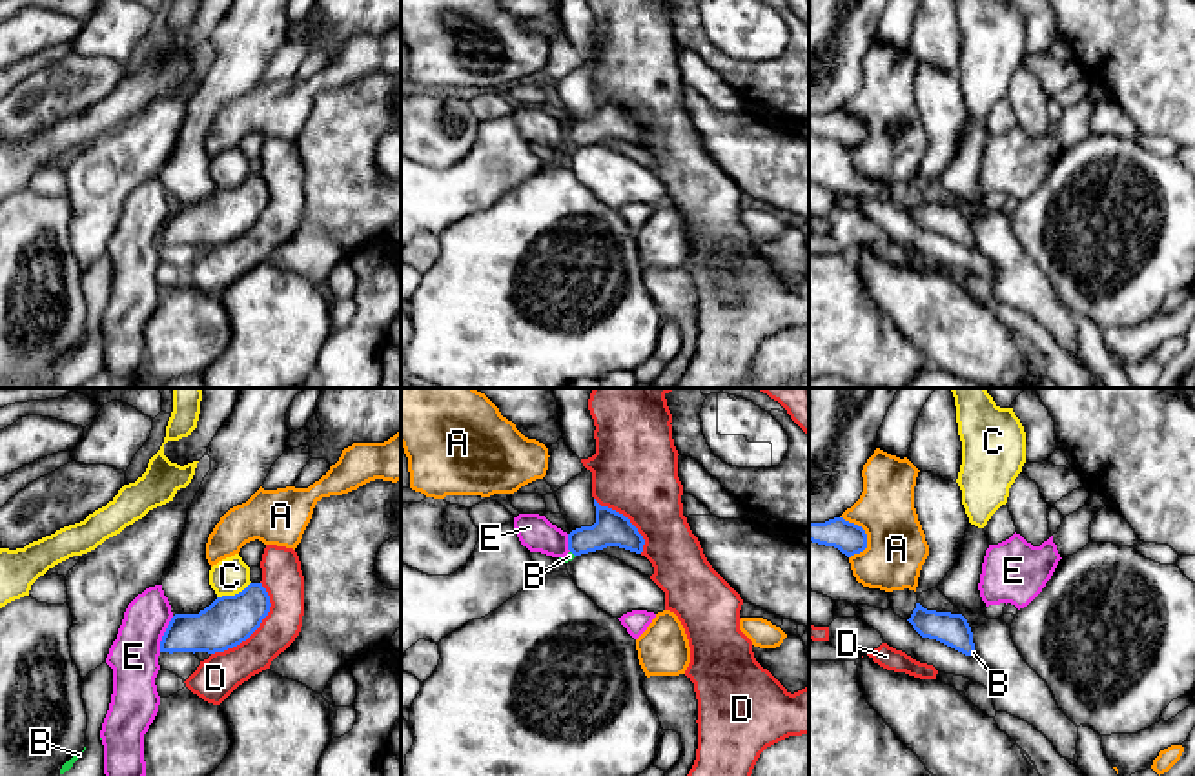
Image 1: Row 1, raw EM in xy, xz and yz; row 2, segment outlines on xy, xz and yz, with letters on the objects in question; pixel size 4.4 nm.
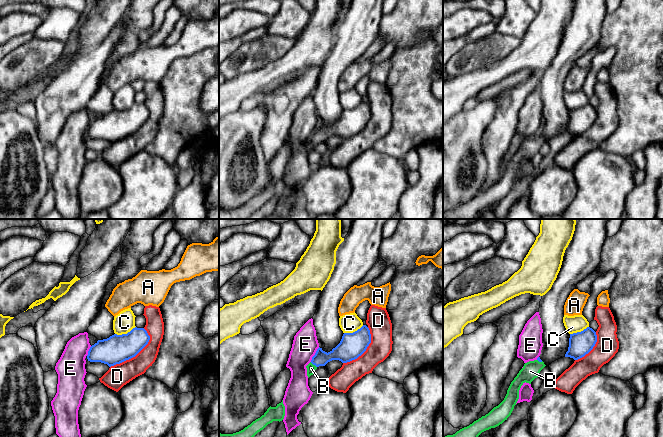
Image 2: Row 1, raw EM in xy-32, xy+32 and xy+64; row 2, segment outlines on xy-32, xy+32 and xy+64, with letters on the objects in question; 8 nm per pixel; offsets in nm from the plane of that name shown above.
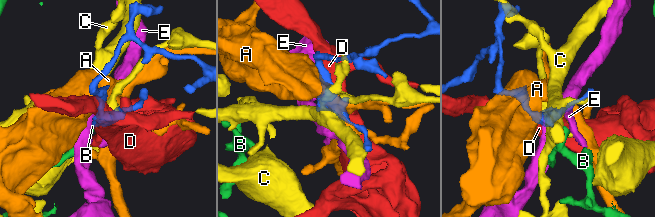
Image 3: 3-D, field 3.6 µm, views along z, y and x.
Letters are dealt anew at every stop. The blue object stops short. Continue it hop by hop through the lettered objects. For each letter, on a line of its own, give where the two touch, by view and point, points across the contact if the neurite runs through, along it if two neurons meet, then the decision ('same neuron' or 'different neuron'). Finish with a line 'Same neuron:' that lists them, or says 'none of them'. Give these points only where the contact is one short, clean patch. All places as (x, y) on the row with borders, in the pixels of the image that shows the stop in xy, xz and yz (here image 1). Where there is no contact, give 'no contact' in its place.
A: meets blue in yz at (866, 536); different neuron
B: meets blue in xz at (572, 552); runs through xz (611, 529), (587, 538), (572, 552), (569, 556); same neuron
C: meets blue in xy at (235, 594); border along xy (250, 582), (241, 591), (217, 598); different neuron
D: meets blue in xy at (257, 627); different neuron
E: meets blue in xy at (164, 634); border along xy (173, 616), (159, 651); different neuron
Same neuron: B

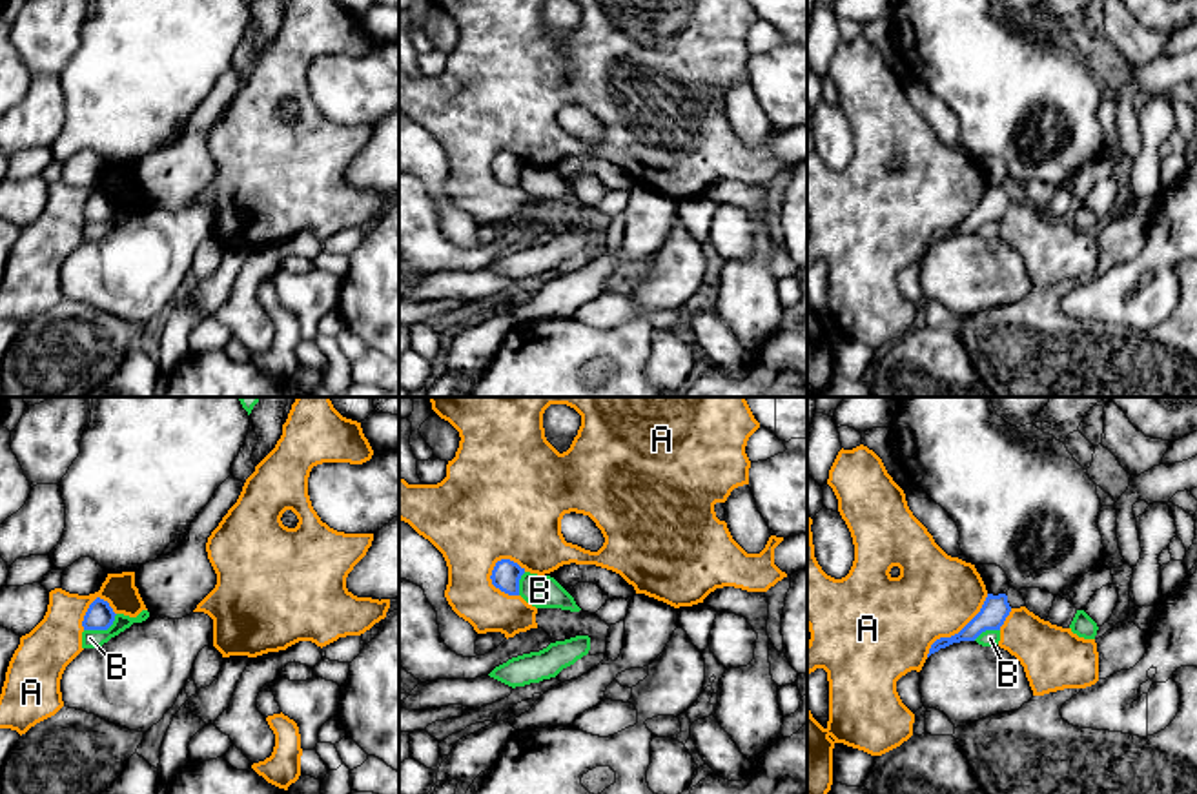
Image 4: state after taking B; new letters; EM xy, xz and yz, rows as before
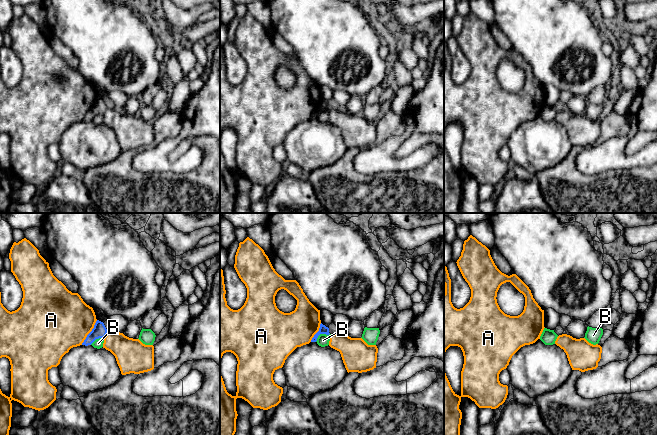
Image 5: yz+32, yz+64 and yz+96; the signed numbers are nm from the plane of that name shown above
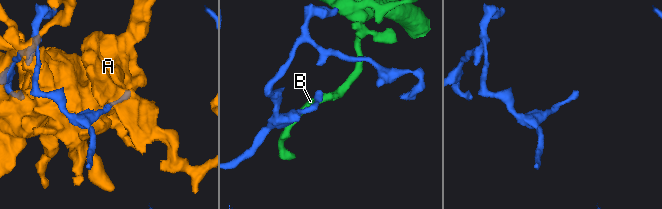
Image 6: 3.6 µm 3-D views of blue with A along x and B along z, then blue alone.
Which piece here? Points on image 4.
A: meets blue in xz at (492, 583); different neuron
B: meets blue in xy at (102, 629); different neuron
Same neuron: none of them

